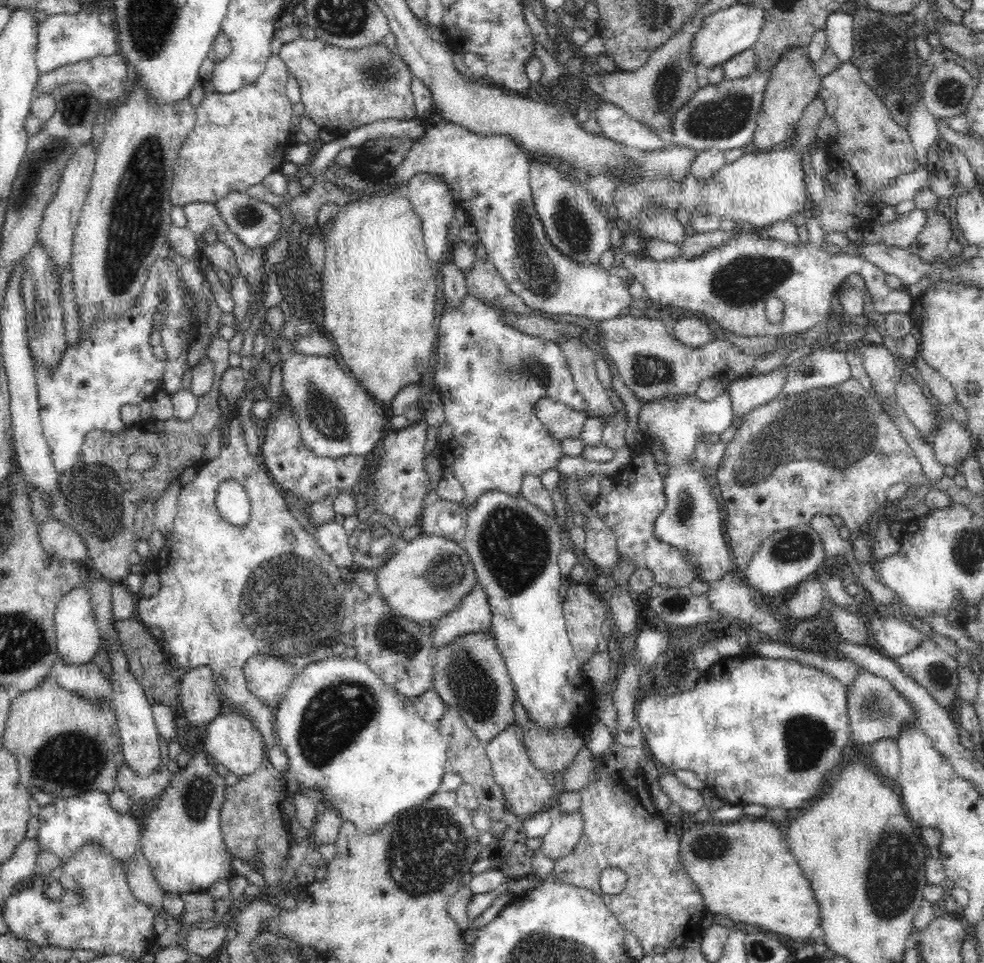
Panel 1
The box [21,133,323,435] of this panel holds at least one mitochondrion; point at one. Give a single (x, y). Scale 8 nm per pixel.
(249, 216)

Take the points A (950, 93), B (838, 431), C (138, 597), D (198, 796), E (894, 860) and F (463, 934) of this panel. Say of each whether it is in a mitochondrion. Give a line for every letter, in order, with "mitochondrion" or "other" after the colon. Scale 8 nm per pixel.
A: mitochondrion
B: mitochondrion
C: other
D: mitochondrion
E: mitochondrion
F: other

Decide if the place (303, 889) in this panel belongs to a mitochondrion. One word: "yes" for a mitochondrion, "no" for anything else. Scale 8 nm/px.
no

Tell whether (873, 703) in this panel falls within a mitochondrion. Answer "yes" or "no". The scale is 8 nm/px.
yes

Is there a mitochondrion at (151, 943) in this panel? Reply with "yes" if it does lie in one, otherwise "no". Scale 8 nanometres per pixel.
no

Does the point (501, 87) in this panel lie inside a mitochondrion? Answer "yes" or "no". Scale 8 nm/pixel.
no

